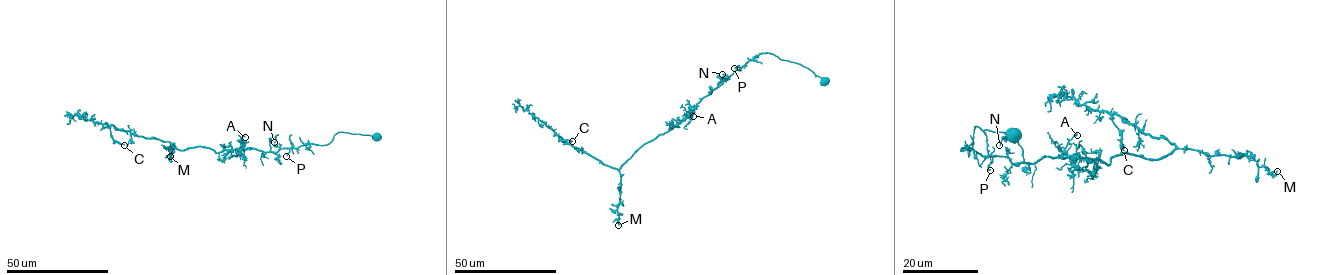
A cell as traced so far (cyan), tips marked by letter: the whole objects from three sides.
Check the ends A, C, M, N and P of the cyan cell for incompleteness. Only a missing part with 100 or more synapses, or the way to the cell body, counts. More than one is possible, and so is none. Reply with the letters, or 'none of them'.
none of them

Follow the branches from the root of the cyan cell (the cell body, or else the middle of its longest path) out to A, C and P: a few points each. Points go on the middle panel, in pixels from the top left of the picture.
A: (823, 81), (799, 64), (771, 53), (761, 53), (692, 107), (689, 112), (693, 116)
C: (823, 81), (799, 64), (763, 53), (618, 169), (557, 135), (572, 141)
P: (823, 81), (807, 67), (768, 53), (759, 54), (734, 68)

